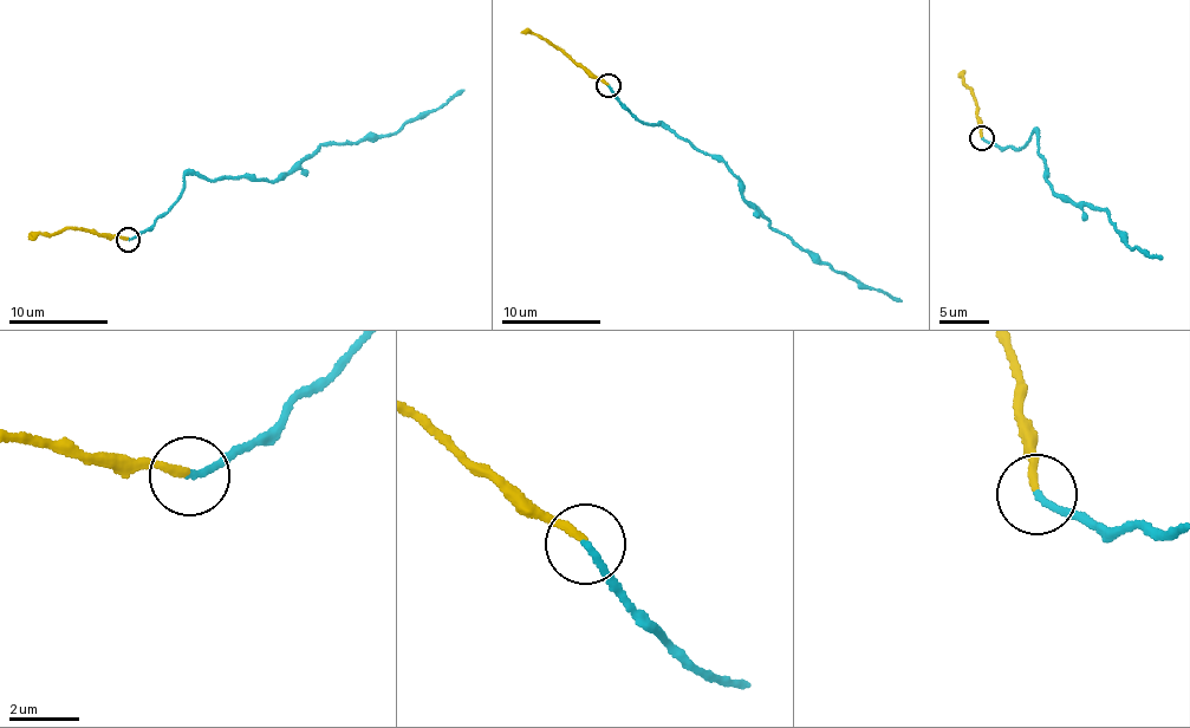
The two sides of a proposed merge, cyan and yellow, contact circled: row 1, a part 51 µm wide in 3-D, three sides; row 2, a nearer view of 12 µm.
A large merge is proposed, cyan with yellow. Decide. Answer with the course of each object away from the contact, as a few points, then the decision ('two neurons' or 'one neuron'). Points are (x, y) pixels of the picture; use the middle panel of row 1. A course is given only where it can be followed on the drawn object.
cyan runs (607, 86), (632, 117), (663, 124), (698, 150), (723, 157), (747, 205), (773, 229), (833, 268), (901, 300); yellow runs (607, 84), (589, 77), (584, 66), (573, 65), (541, 36), (521, 33); two neurons

